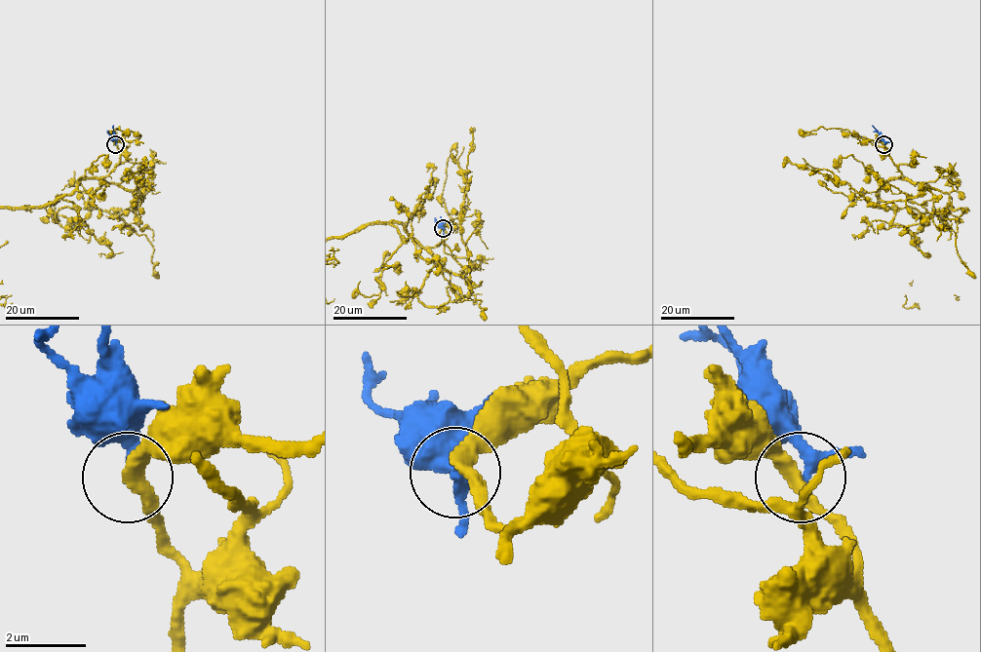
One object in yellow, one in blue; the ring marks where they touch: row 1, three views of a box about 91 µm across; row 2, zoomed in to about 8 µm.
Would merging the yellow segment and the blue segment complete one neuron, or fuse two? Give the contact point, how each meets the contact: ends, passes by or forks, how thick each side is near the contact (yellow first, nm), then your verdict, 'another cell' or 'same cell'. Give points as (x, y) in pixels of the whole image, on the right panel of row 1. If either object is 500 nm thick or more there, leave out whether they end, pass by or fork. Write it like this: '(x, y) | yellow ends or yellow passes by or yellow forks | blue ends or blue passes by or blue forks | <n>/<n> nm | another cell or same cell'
(883, 144) | yellow passes by | blue passes by | 360/240 nm | another cell

